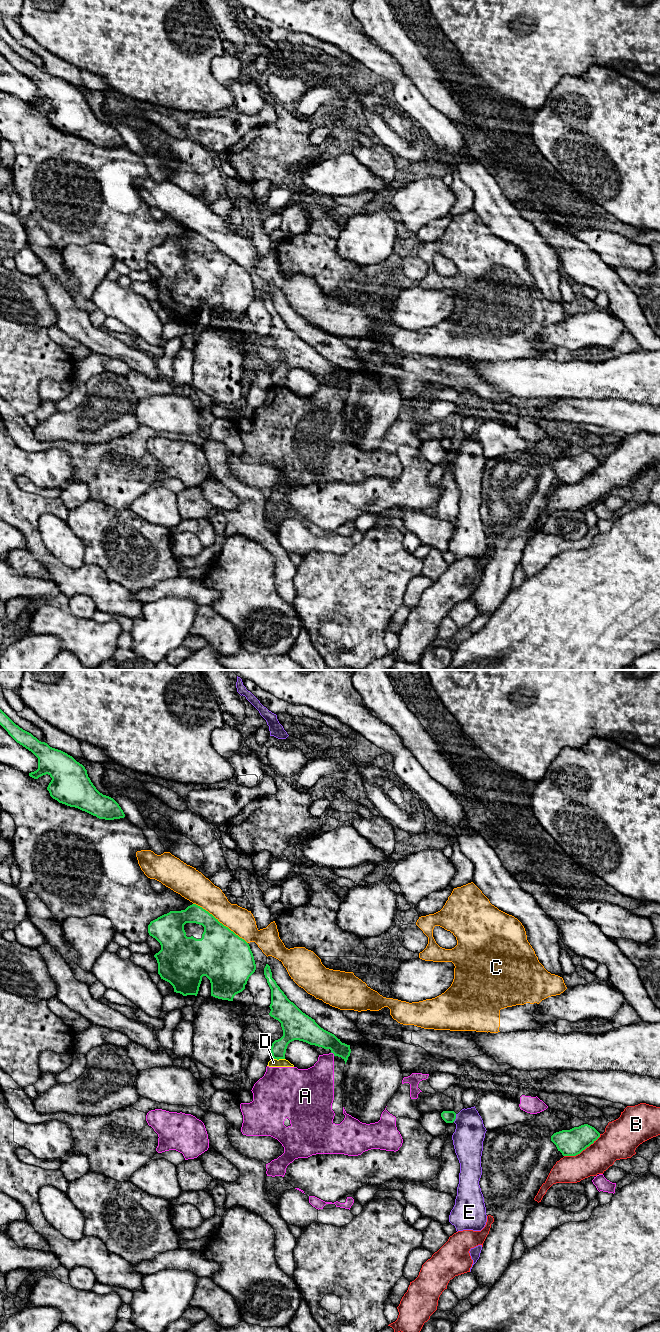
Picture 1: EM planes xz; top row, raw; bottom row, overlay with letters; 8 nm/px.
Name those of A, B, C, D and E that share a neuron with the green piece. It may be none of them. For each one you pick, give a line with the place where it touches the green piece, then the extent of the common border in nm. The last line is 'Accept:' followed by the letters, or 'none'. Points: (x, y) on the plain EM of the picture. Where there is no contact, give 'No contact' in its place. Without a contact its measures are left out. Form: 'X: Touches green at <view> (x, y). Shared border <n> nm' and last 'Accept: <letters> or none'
Accept: none

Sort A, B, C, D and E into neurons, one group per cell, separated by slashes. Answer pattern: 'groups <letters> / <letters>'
groups A D / B / C / E

